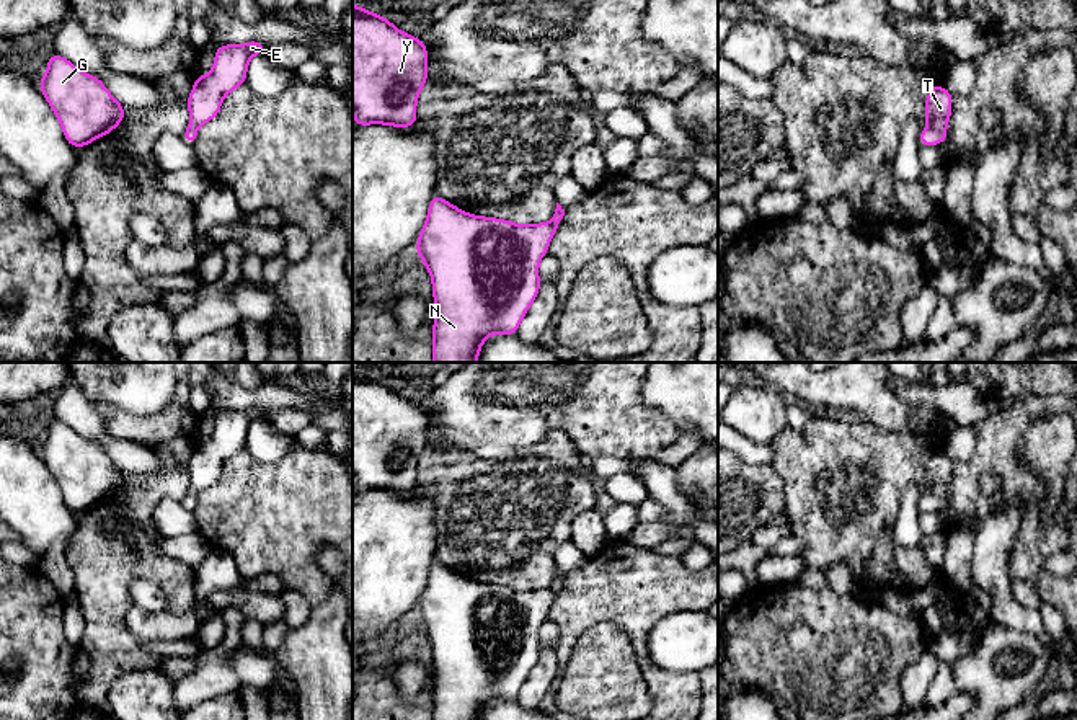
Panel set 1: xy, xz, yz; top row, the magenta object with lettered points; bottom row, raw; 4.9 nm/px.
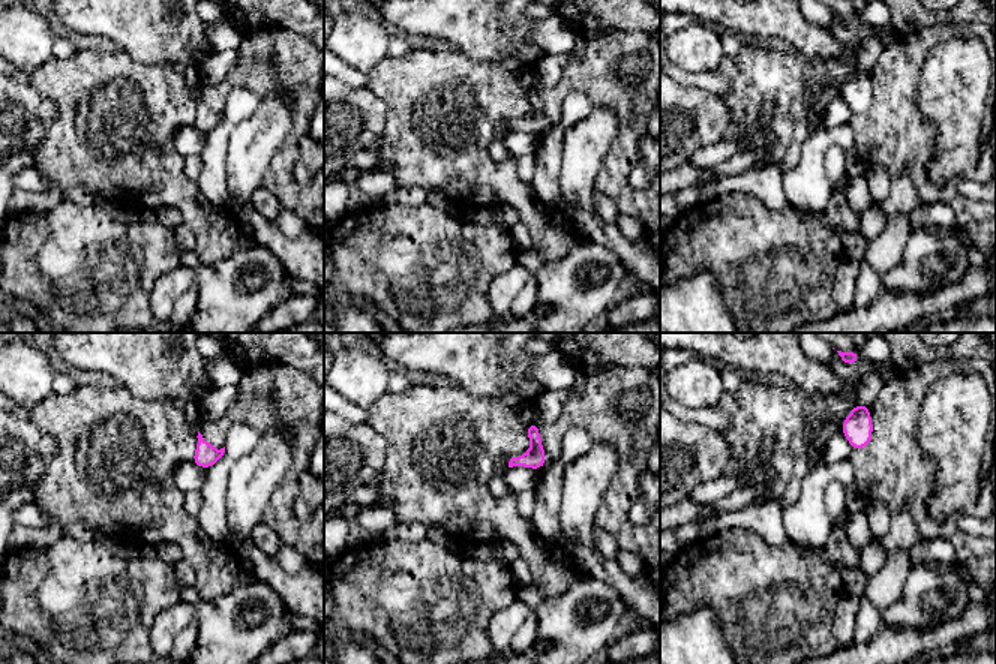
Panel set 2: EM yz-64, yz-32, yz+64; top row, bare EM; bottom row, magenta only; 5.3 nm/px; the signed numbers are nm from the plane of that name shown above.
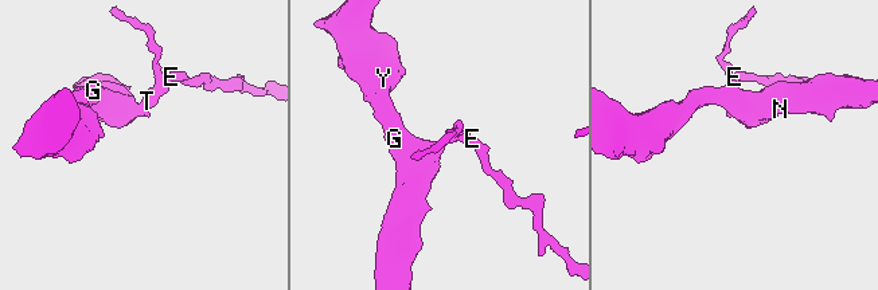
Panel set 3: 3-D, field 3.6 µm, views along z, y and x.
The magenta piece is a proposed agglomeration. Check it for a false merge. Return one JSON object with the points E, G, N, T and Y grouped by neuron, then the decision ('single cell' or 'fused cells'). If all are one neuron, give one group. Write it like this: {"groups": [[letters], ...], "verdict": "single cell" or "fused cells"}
{"groups": [["E", "G", "N", "T", "Y"]], "verdict": "single cell"}

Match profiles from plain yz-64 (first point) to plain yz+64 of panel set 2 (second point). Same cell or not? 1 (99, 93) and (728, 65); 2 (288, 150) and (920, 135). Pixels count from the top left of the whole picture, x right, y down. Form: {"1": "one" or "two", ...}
{"1": "one", "2": "one"}

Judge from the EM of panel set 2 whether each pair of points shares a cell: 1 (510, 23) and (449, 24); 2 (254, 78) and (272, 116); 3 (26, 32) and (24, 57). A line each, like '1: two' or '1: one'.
1: one
2: two
3: one

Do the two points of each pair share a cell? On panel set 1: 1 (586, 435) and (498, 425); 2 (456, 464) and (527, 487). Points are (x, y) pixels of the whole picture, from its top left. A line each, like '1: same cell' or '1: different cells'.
1: same cell
2: same cell

